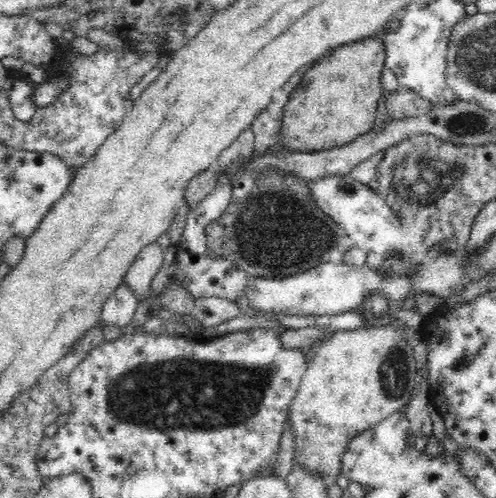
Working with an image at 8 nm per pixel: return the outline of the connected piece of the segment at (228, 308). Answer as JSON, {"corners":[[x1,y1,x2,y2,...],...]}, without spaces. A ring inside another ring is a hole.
{"corners":[[203,297,196,299,194,310,190,314,199,325,199,329,218,326,222,322,228,322,241,314,236,301,215,297]]}

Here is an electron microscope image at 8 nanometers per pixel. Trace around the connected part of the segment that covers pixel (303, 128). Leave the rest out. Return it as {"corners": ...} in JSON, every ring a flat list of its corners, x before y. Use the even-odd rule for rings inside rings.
{"corners":[[381,35,334,47,331,53,320,57,296,85,288,101,284,103,280,130,277,131,284,149,294,153,314,153,334,149,354,142,358,137,372,131,378,100,384,94,381,76,385,60,386,51]]}

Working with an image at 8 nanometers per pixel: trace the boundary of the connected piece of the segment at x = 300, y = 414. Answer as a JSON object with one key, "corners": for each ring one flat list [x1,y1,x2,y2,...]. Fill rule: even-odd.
{"corners":[[380,325,333,331,321,341,321,345,316,347,314,358,308,363,308,370,301,378,296,396,288,406,290,428,295,438,292,462,312,473,312,476,324,480,333,476,336,479,342,476,343,456,353,438,397,410,404,411,416,393,414,388,420,384,421,377,413,346,408,345,407,333,394,325]]}

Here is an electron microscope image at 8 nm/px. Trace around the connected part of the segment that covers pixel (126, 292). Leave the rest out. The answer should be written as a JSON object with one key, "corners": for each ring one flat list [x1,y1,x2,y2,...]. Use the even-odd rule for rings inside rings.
{"corners":[[122,279,120,287,116,288,116,292,111,297,108,297,108,302,104,302,101,320,108,326,115,324,123,331,130,330,130,321,134,318,138,303]]}

